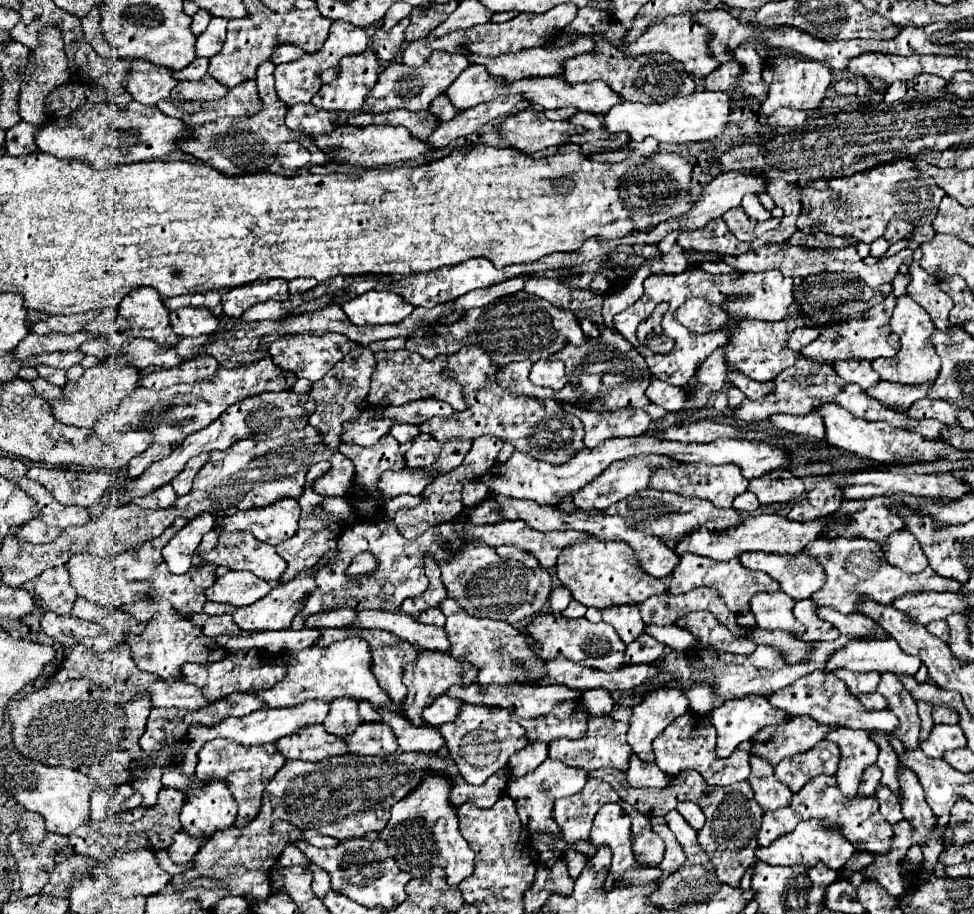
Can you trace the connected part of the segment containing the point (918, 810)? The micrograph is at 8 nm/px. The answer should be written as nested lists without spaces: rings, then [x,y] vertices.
[[[900,764],[898,770],[898,784],[900,784],[900,804],[902,804],[902,814],[904,818],[912,824],[916,830],[914,834],[914,844],[926,842],[926,836],[930,834],[936,816],[930,810],[930,806],[924,800],[922,786],[918,784],[918,776],[912,770],[906,770]]]

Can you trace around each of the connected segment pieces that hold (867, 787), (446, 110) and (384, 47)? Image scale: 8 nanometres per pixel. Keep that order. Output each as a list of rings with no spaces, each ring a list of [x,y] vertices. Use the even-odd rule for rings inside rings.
[[[876,764],[868,766],[868,768],[864,770],[864,774],[862,774],[858,794],[862,794],[862,796],[870,796],[870,794],[874,794],[876,788],[878,788],[878,784],[880,784],[880,776],[882,776],[882,774],[880,774],[880,770],[878,770]]]
[[[438,96],[434,102],[432,102],[432,114],[436,114],[440,120],[450,120],[458,114],[458,110],[454,110],[454,106],[450,106],[450,100],[446,100],[446,96]]]
[[[404,18],[402,22],[398,22],[394,28],[384,30],[384,28],[376,28],[374,36],[372,36],[372,50],[378,54],[380,60],[390,62],[394,60],[394,56],[398,54],[402,42],[404,42],[404,30],[410,24],[408,18]]]

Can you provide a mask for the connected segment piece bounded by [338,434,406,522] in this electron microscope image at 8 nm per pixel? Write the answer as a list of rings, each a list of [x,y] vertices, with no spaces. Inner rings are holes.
[[[386,434],[386,438],[380,438],[370,448],[362,448],[362,446],[356,446],[356,444],[340,444],[338,452],[342,452],[344,456],[348,456],[354,462],[354,480],[352,480],[352,486],[356,486],[356,492],[350,494],[348,500],[362,500],[362,510],[364,510],[364,518],[366,520],[374,520],[374,522],[384,520],[384,512],[378,506],[378,502],[382,500],[382,494],[378,494],[378,478],[386,470],[402,470],[402,468],[406,468],[406,458],[402,454],[402,448],[400,448],[398,440],[392,438],[390,434]]]

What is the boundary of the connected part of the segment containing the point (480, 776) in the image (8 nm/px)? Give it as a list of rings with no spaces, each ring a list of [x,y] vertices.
[[[462,706],[458,718],[442,724],[438,730],[446,740],[448,754],[456,762],[458,772],[474,786],[484,784],[492,774],[506,768],[508,758],[528,744],[524,728],[510,718],[508,710],[498,710],[496,706]]]

